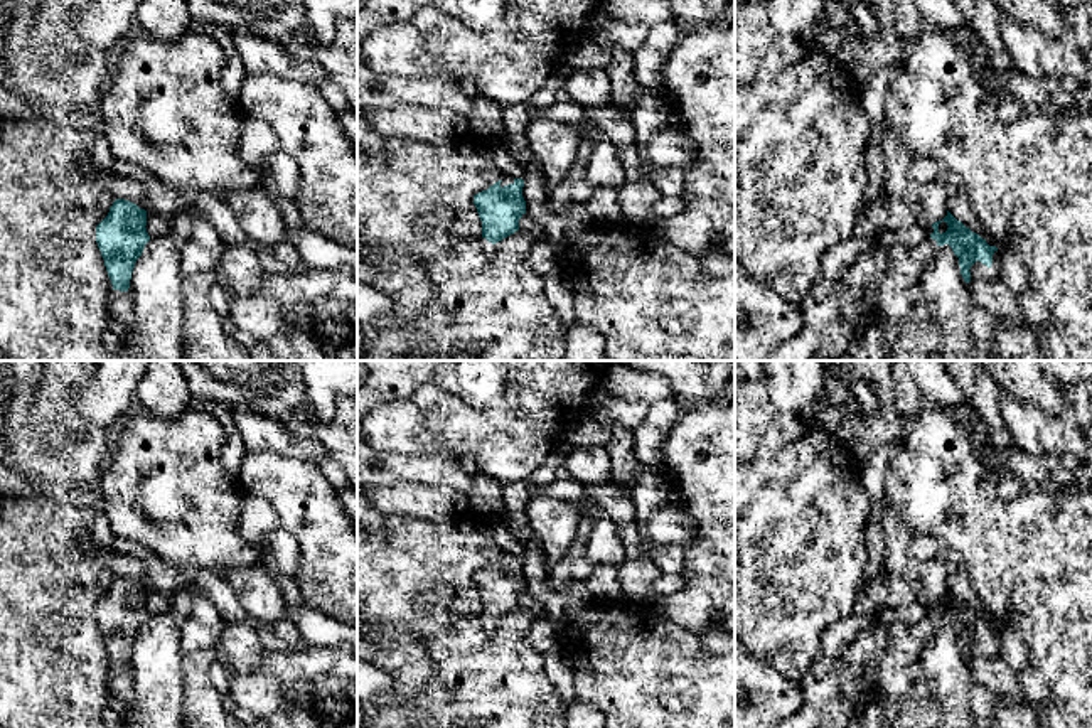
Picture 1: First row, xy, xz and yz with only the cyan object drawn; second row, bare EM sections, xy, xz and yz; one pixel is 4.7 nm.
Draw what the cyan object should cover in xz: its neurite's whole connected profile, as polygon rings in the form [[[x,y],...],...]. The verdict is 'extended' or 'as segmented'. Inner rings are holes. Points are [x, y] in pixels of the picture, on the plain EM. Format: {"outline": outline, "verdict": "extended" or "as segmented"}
{"outline": [[[504,553],[499,559],[474,573],[482,598],[482,624],[492,637],[497,620],[519,608],[519,597],[526,592],[522,556]]], "verdict": "extended"}

